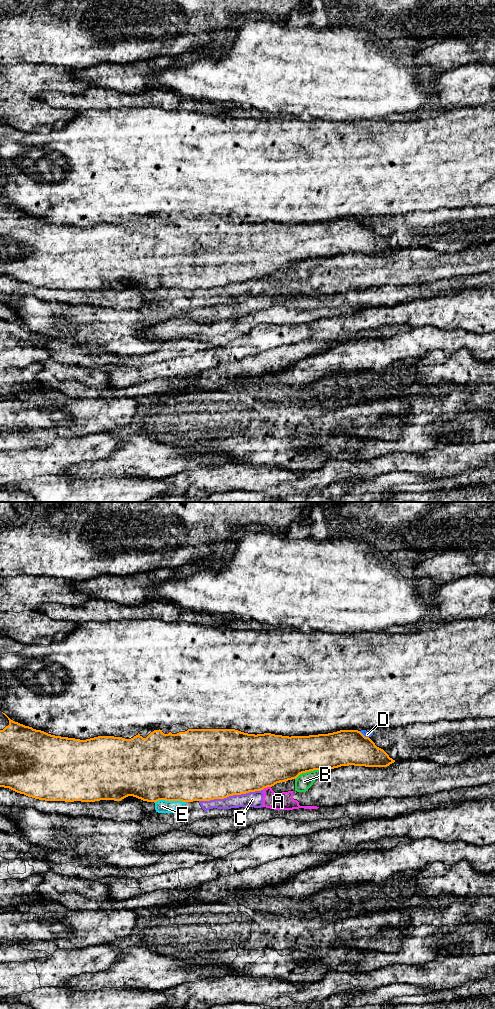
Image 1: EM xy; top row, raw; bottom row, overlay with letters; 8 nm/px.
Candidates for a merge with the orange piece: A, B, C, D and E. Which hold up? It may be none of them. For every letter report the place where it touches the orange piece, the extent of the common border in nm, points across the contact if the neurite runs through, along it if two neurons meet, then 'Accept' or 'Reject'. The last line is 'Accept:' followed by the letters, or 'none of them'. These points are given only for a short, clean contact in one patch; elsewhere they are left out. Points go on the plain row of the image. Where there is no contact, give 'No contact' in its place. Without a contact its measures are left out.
A: Touches orange at xy (266, 275). Shared border 80 nm. Boundary: xy (270, 274), (262, 278). Reject
B: Touches orange at xy (309, 259). Shared border 240 nm. Boundary: xy (323, 258), (302, 260), (295, 267). Reject
C: Touches orange at xy (230, 283). Shared border 500 nm. Reject
D: Touches orange at xy (363, 223). Shared border 90 nm. Reject
E: Touches orange at xy (169, 288). Shared border 260 nm. Boundary: xy (185, 289), (157, 288), (154, 290). Reject
Accept: none of them

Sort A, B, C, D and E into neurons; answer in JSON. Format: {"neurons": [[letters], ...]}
{"neurons": [["A", "B", "C", "E"], ["D"]]}

